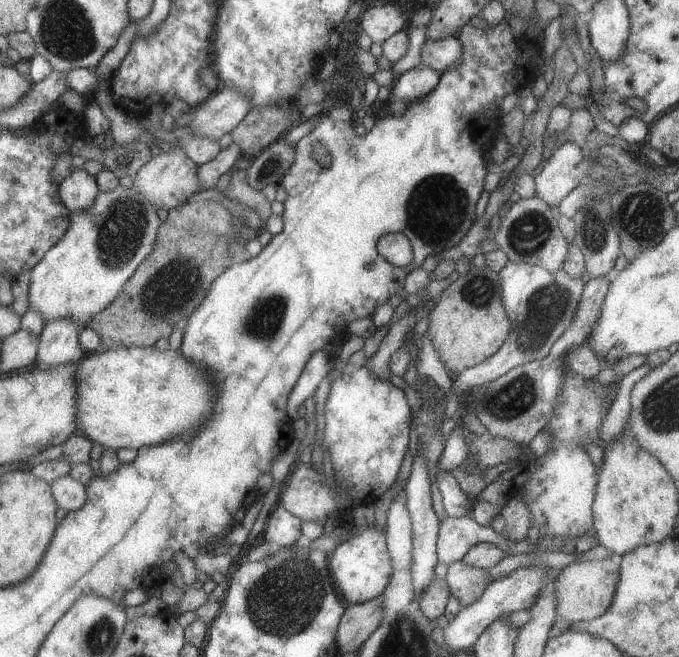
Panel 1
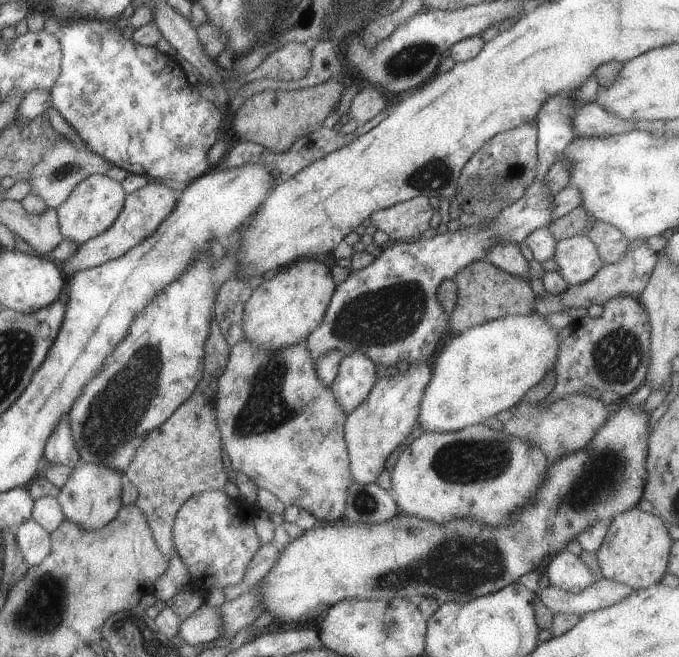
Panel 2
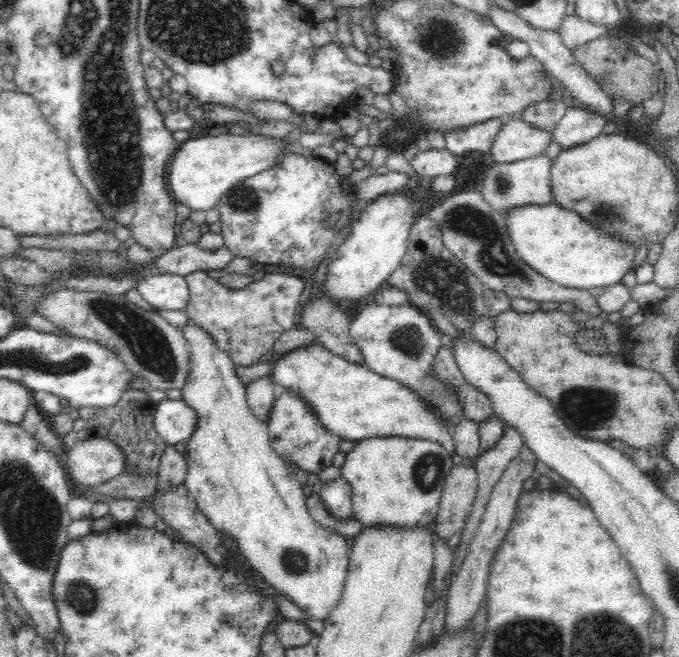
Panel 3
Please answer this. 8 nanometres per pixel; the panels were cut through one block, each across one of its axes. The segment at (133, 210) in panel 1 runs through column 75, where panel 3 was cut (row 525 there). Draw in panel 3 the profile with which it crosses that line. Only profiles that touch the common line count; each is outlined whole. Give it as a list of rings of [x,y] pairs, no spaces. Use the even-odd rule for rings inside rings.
[[[191,319],[188,320],[188,324],[184,324],[180,330],[187,344],[186,350],[188,351],[189,360],[188,376],[181,388],[181,399],[184,401],[184,404],[192,408],[197,418],[195,422],[196,430],[192,432],[190,438],[188,438],[187,446],[184,451],[186,463],[188,464],[185,481],[183,482],[185,491],[192,500],[195,500],[198,510],[209,520],[209,523],[212,524],[220,534],[227,536],[227,538],[231,538],[231,540],[236,543],[239,554],[243,556],[246,562],[248,562],[268,584],[271,584],[276,591],[286,595],[286,597],[292,600],[294,604],[298,605],[300,609],[304,609],[310,617],[324,621],[338,604],[343,591],[349,563],[350,541],[348,538],[334,531],[334,529],[318,524],[309,515],[305,501],[307,496],[304,495],[302,491],[302,483],[294,479],[294,475],[292,475],[288,467],[286,467],[287,464],[276,455],[276,451],[272,448],[271,440],[269,439],[266,422],[254,416],[254,413],[252,413],[251,408],[248,406],[245,395],[246,385],[240,377],[238,377],[237,366],[230,358],[230,355],[218,347],[216,341],[214,341],[212,335],[210,335],[208,331],[201,328],[198,324],[195,324]]]

